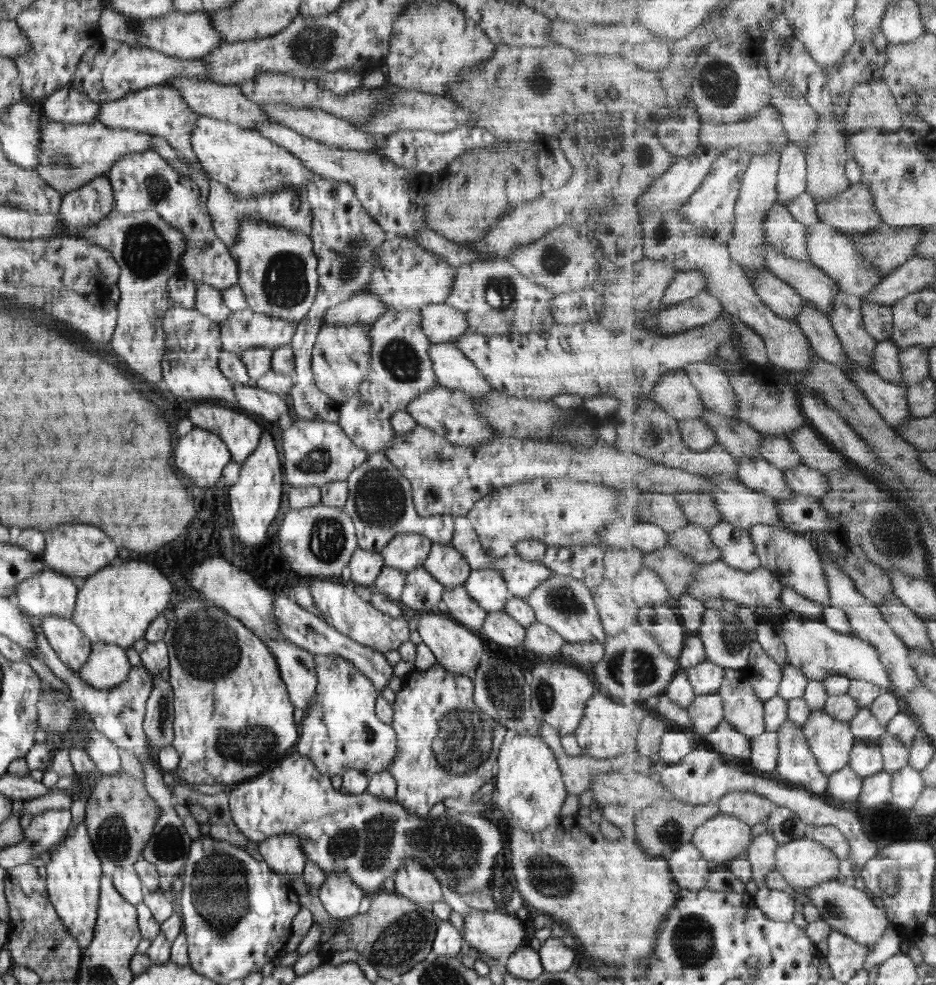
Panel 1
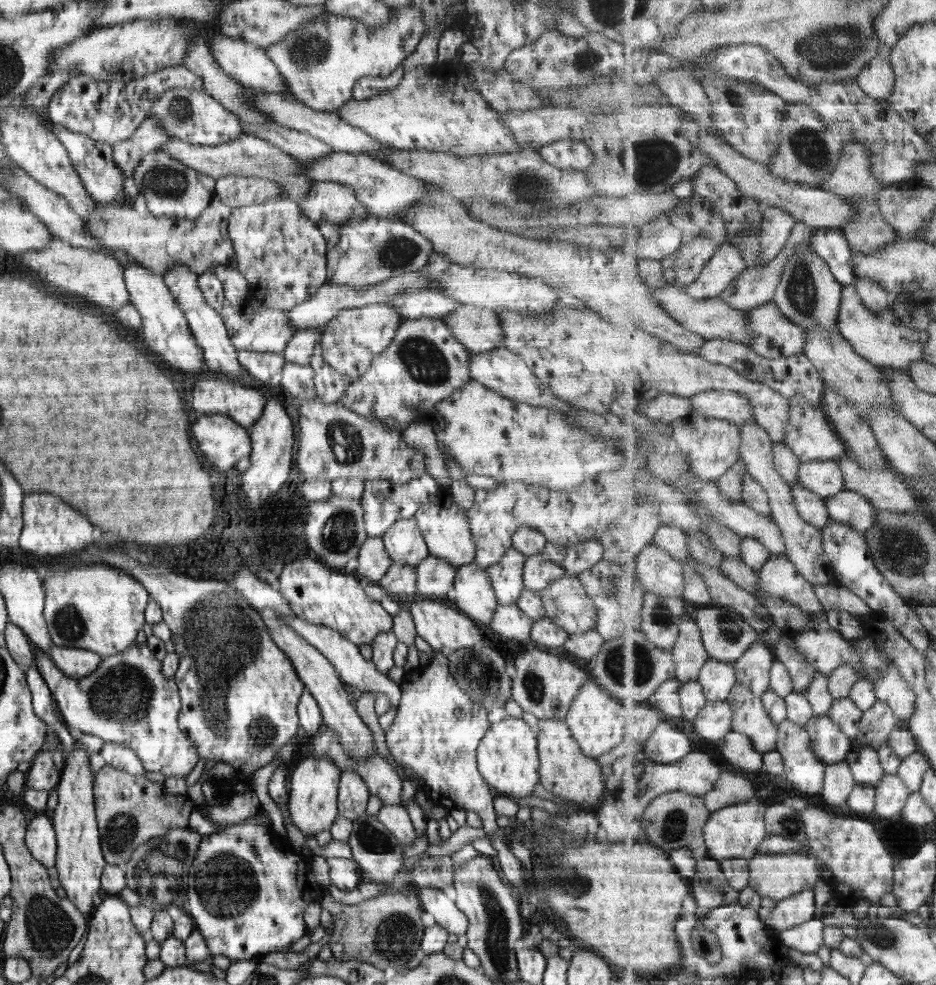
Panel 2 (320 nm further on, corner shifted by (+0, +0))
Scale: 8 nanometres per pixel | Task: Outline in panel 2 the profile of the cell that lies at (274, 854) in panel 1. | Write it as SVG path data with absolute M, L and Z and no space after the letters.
M312 753L303 759L290 777L288 784L288 807L292 822L306 836L315 836L321 830L330 830L338 816L338 789L341 770L324 753Z

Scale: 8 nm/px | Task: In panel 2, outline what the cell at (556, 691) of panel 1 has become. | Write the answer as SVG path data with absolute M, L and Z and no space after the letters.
M534 649L520 653L514 660L514 668L516 674L511 678L511 697L523 712L531 712L538 719L564 720L575 694L589 680L588 674L570 660Z

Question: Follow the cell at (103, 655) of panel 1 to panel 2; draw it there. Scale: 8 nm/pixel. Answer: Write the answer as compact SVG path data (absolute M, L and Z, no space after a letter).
M56 645L51 647L47 654L52 663L60 669L60 672L73 679L84 678L90 673L94 673L94 670L98 670L98 666L103 662L100 655L90 652L90 650Z

